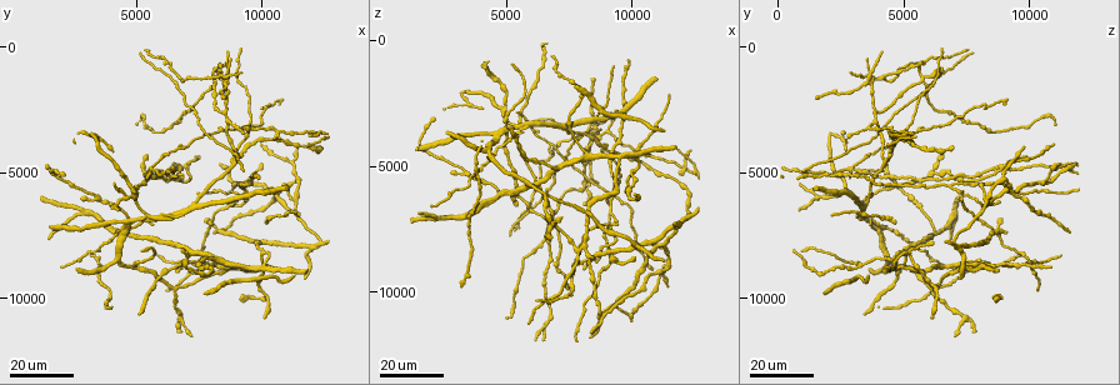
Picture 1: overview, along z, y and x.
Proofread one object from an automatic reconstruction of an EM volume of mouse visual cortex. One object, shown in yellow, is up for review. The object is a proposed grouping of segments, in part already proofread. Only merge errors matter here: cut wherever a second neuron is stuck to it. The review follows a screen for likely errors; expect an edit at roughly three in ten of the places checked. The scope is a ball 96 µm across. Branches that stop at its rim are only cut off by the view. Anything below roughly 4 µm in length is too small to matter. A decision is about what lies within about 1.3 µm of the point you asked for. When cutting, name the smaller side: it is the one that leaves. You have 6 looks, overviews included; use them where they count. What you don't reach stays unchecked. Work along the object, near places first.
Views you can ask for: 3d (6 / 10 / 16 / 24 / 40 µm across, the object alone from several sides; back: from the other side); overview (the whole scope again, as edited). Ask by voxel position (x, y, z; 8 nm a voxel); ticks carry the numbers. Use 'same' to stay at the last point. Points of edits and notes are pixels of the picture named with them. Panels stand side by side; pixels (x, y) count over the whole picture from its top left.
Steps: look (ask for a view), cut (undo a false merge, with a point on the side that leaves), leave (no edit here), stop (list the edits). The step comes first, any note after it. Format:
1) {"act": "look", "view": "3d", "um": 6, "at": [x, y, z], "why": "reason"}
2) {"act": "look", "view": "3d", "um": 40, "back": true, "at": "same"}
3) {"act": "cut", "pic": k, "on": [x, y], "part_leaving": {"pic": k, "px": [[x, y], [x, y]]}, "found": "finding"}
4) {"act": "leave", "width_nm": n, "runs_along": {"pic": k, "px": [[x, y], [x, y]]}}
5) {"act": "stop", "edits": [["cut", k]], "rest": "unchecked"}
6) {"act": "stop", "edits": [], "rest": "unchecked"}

{"act": "look", "view": "3d", "um": 16, "at": [8900, 4700, 4200], "why": "arms part here"}

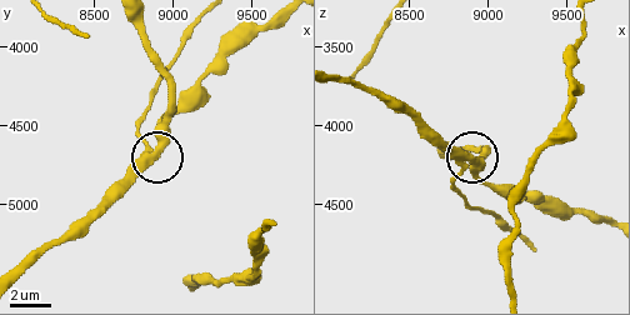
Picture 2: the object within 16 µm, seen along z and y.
{"act": "look", "view": "3d", "um": 6, "at": [8840, 4620, 4260]}

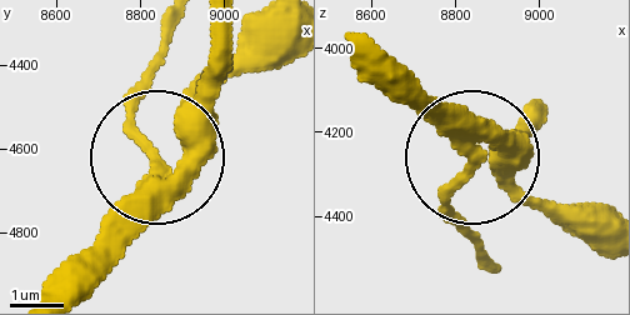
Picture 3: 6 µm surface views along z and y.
{"act": "cut", "pic": 3, "on": [136, 129], "arms": 3, "part_leaving": {"pic": 3, "px": [[469, 148], [455, 211], [483, 251]]}, "found": "two neurons meet here"}

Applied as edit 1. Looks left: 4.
{"act": "look", "view": "overview"}

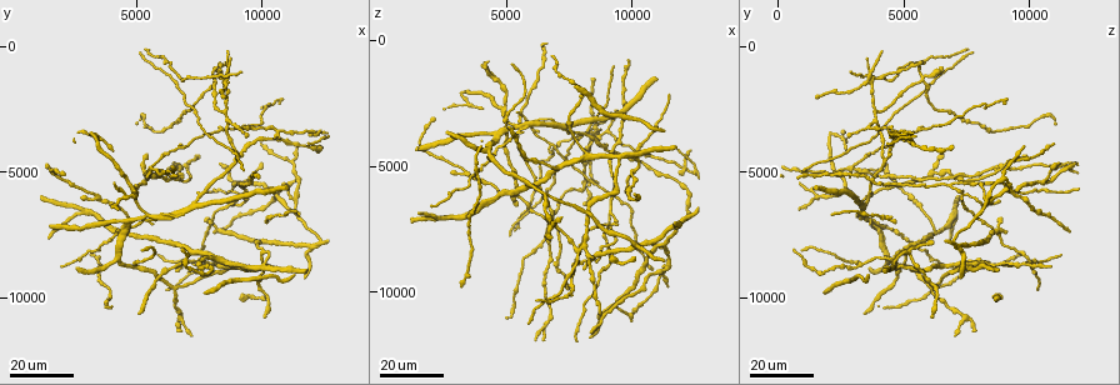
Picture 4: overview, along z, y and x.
{"act": "look", "view": "3d", "um": 24, "at": [9100, 3200, 3600], "why": "three arms meet"}

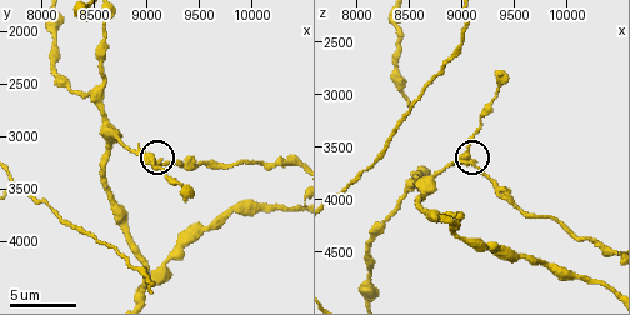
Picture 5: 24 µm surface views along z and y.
{"act": "look", "view": "3d", "um": 6, "at": [9040, 3260, 3580], "why": "closer look"}

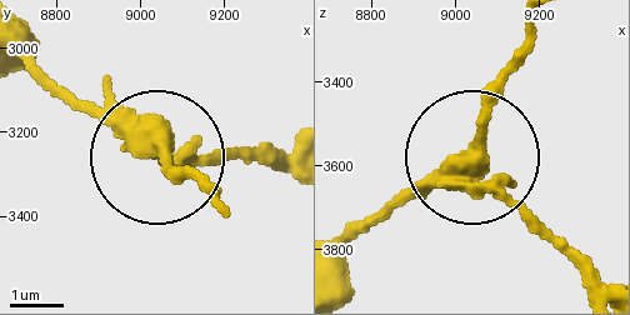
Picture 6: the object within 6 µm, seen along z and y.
{"act": "cut", "pic": 6, "on": [214, 149], "part_leaving": {"pic": 6, "px": [[155, 133], [218, 160], [285, 160]]}, "found": "two neurons meet here"}

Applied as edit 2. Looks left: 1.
{"act": "stop", "edits": [["cut", 3], ["cut", 6]], "rest": "unchecked"}

